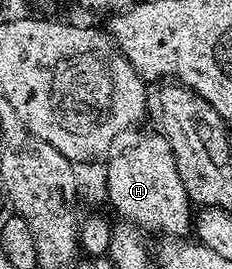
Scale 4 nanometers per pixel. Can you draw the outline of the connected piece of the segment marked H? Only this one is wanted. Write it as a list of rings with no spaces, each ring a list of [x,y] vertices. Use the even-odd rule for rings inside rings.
[[[161,134],[142,136],[127,152],[122,152],[106,168],[106,196],[110,204],[130,224],[146,232],[166,232],[167,237],[182,238],[192,228],[192,205],[180,182],[172,146]]]

